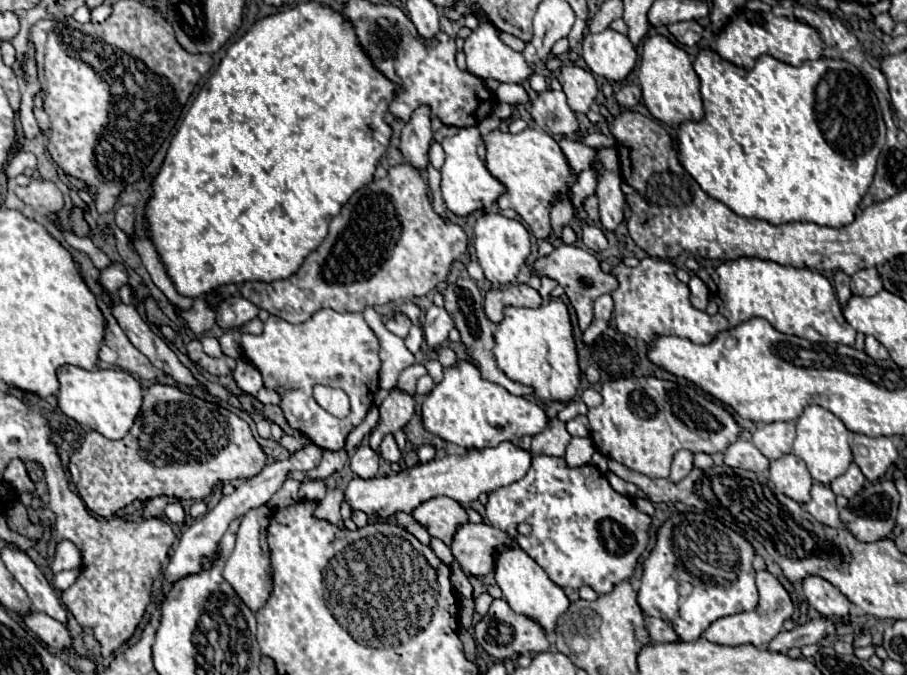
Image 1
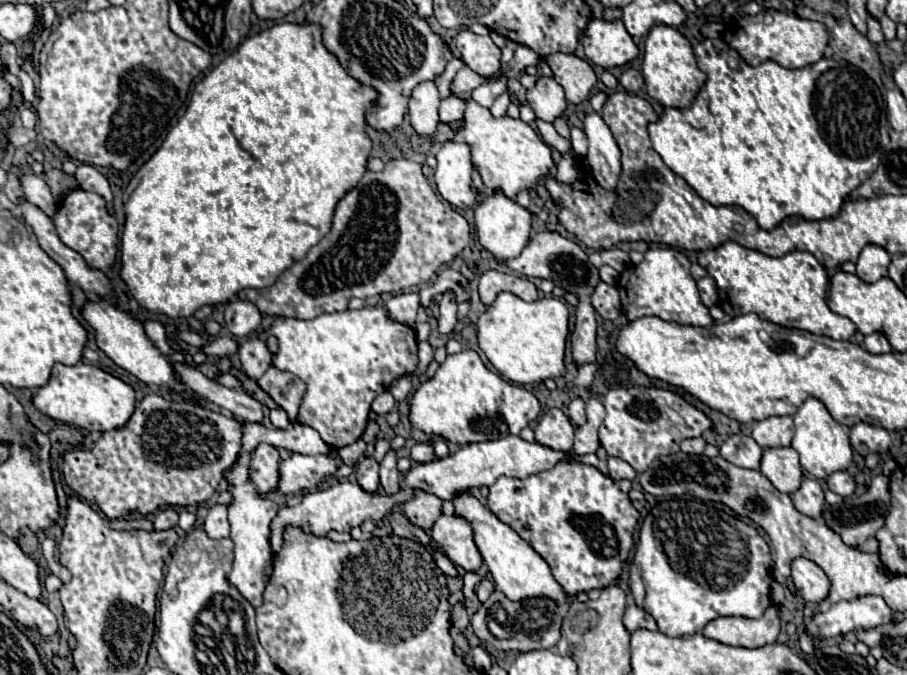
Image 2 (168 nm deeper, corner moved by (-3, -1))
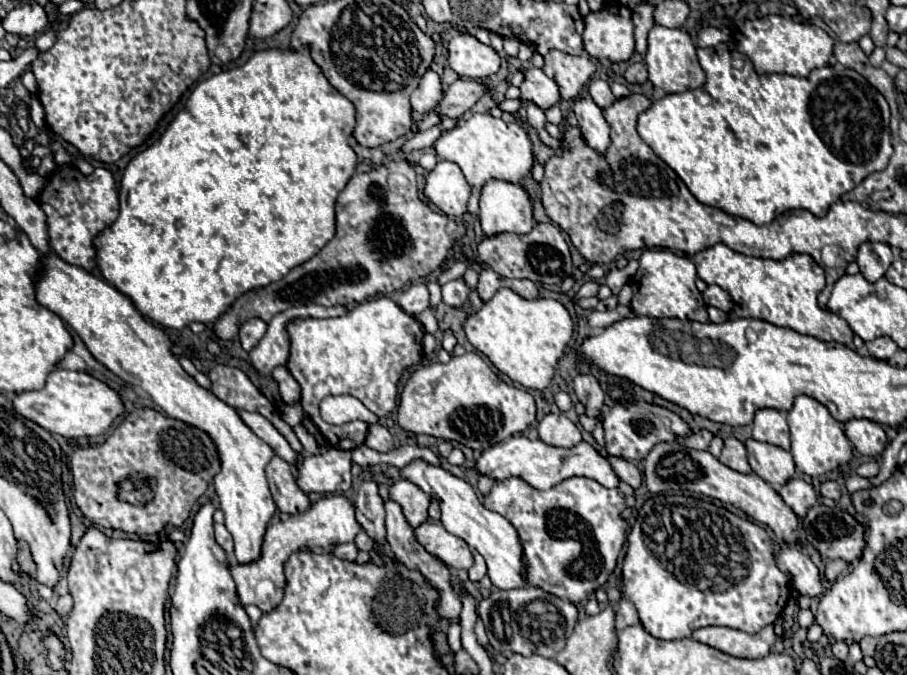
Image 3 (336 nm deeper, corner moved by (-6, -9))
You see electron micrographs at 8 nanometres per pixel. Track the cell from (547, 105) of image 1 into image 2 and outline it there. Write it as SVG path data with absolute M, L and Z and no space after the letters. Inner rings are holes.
M538 76L536 84L526 90L526 100L538 118L554 122L556 116L564 114L566 98L562 86L550 76Z

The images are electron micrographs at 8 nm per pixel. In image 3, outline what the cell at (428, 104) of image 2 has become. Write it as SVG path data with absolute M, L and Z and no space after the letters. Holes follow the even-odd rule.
M427 70L425 76L421 78L421 84L411 94L411 108L419 114L427 114L427 112L435 110L435 106L439 104L441 98L443 98L441 78L433 70Z

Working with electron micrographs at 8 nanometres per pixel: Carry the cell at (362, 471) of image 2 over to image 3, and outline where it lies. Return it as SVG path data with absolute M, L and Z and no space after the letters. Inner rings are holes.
M363 480L363 484L359 486L355 498L355 510L363 530L375 542L381 544L385 540L385 508L383 498L379 496L377 484L373 480Z

